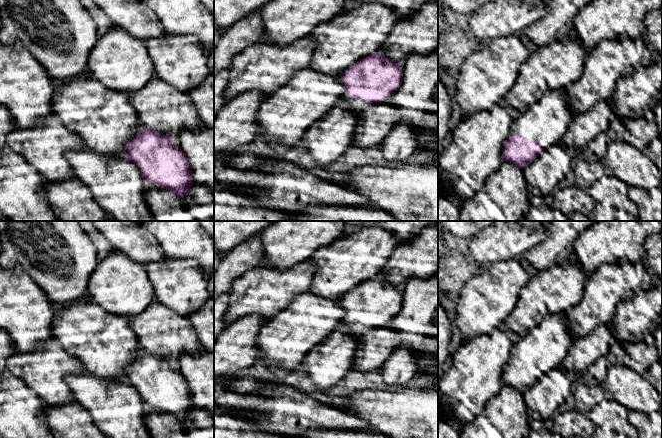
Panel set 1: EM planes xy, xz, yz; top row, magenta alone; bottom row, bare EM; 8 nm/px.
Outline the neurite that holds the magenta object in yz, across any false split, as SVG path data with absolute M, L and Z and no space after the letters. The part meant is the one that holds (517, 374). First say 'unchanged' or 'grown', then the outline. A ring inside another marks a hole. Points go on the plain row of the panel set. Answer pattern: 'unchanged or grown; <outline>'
grown; M567 312L549 314L512 346L503 385L521 391L534 386L544 373L559 367L573 342Z

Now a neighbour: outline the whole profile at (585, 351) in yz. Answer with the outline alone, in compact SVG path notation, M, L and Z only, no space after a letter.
M598 326L591 334L574 340L559 368L582 375L601 357L610 353L615 341L608 326Z

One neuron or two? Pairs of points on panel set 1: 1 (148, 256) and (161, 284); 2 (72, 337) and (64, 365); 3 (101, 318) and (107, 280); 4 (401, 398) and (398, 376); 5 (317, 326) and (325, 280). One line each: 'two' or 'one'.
1: two
2: two
3: two
4: two
5: two

